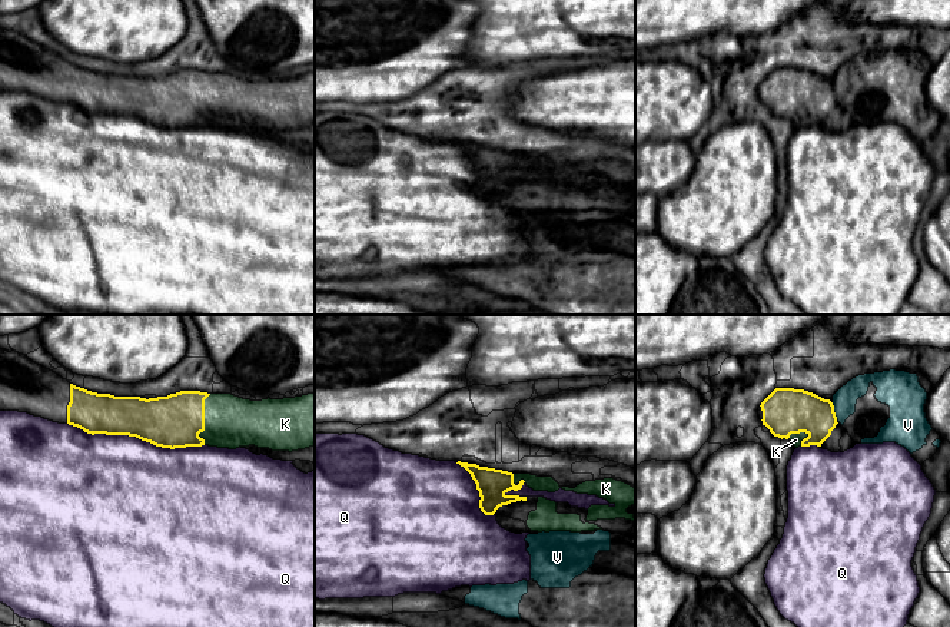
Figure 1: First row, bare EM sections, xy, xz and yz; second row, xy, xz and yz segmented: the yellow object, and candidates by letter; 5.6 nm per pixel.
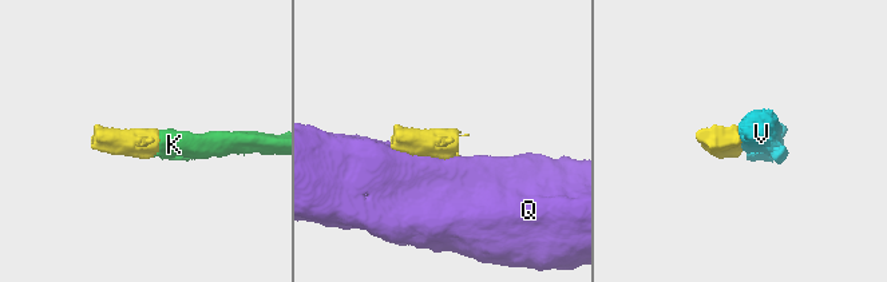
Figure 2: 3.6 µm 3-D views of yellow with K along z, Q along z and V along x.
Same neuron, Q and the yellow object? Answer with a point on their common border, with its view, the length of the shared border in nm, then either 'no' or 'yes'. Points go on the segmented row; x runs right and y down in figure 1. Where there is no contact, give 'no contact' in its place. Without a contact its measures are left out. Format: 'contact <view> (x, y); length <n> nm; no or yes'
contact xy (136, 437); length 800 nm; no

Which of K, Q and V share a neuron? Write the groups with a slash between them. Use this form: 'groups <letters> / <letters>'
groups K / Q / V

